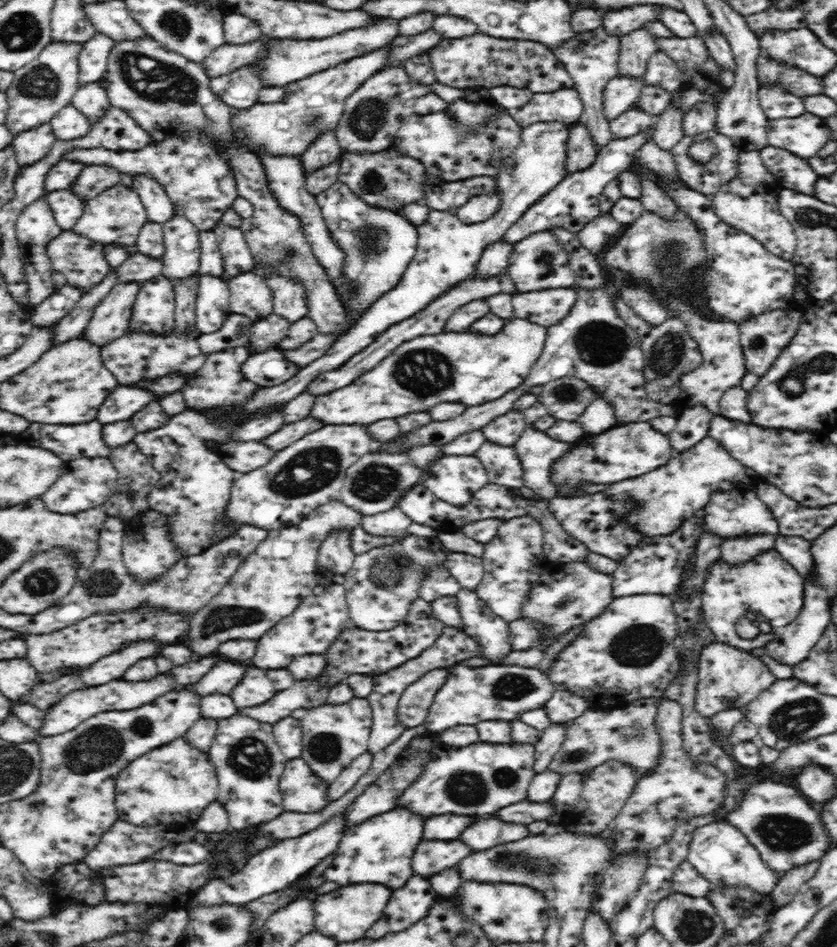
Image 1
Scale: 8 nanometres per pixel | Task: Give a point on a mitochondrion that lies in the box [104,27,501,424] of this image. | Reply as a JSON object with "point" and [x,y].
{"point":[160,83]}

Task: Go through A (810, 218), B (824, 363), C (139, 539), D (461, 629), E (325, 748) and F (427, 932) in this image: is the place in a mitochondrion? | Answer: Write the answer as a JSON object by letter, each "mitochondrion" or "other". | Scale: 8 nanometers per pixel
{"A":"mitochondrion","B":"mitochondrion","C":"other","D":"other","E":"mitochondrion","F":"other"}

